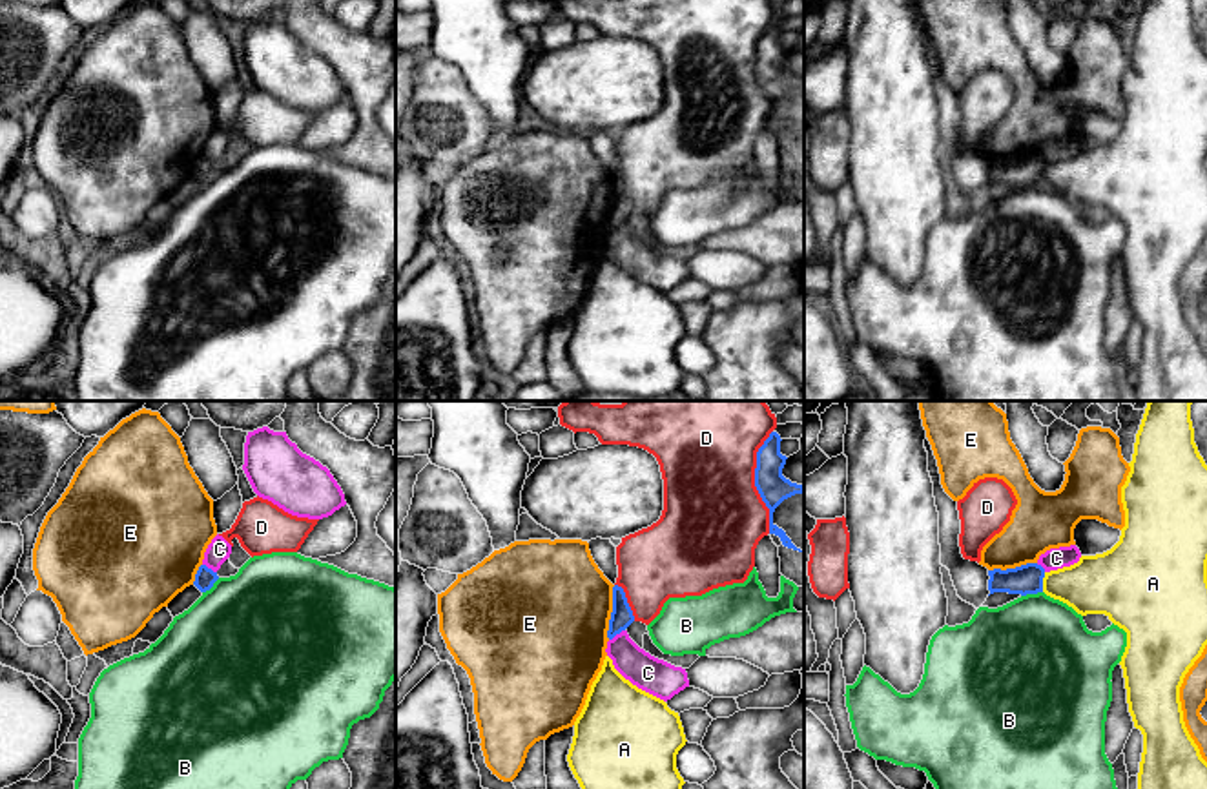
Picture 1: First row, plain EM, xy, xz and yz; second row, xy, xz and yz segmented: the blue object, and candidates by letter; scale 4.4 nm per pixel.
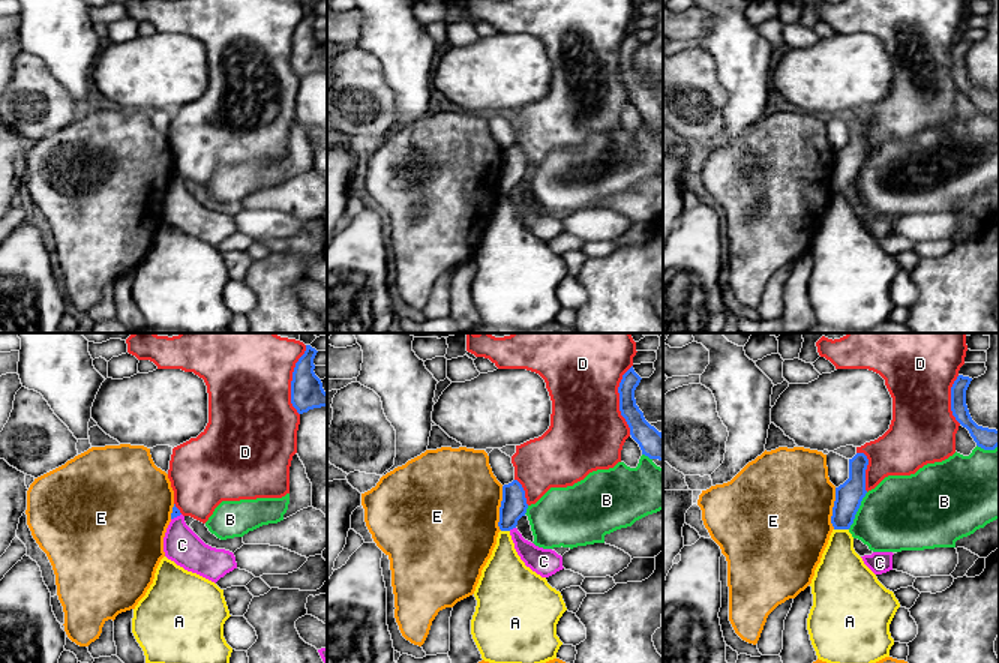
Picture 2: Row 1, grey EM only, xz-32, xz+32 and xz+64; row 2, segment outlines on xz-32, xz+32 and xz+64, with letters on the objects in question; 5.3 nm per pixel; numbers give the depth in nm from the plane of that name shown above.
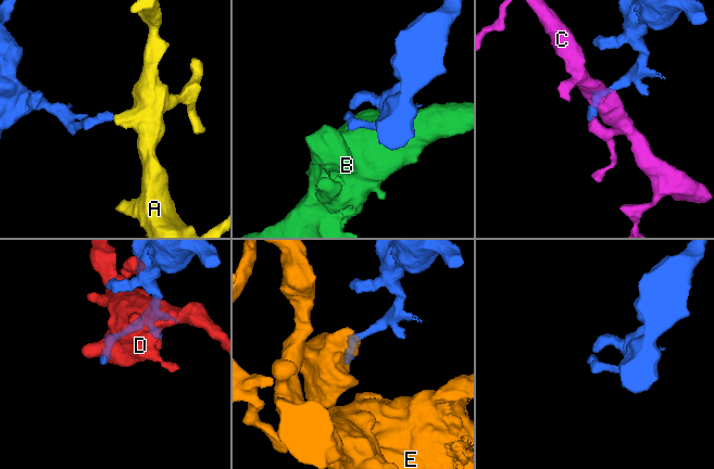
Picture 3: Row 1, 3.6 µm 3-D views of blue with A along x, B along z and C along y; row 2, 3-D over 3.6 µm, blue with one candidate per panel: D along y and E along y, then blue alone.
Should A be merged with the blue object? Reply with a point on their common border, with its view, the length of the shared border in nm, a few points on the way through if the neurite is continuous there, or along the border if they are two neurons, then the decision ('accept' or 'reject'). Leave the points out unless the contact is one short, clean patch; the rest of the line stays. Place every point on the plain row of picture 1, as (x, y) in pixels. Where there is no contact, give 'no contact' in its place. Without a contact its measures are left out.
contact yz (1041, 174); length 90 nm; border yz (1045, 164), (1041, 183); reject

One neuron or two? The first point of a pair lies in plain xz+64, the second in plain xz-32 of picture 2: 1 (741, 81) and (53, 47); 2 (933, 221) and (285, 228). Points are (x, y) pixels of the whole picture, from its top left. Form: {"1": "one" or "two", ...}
{"1": "one", "2": "one"}

